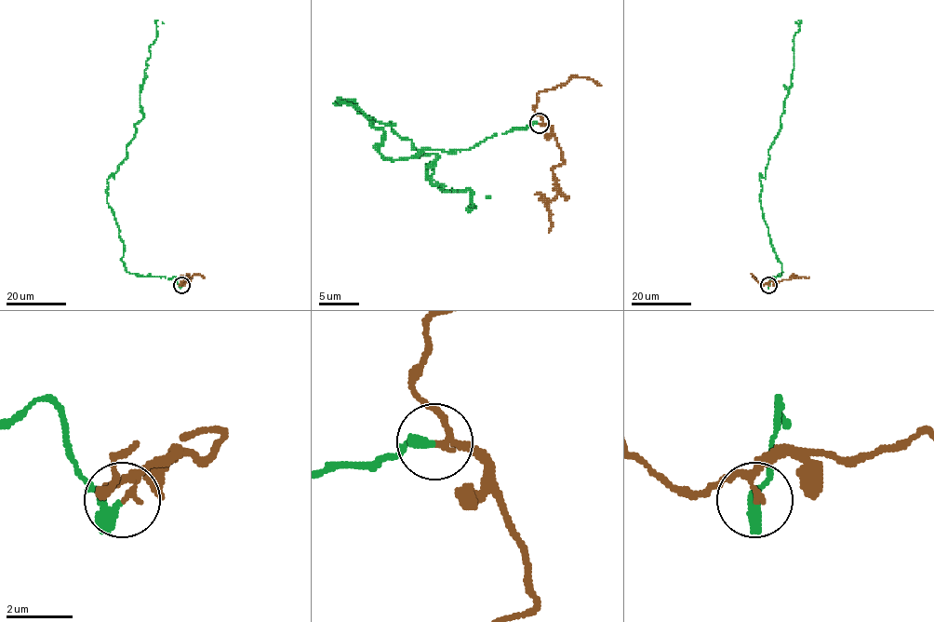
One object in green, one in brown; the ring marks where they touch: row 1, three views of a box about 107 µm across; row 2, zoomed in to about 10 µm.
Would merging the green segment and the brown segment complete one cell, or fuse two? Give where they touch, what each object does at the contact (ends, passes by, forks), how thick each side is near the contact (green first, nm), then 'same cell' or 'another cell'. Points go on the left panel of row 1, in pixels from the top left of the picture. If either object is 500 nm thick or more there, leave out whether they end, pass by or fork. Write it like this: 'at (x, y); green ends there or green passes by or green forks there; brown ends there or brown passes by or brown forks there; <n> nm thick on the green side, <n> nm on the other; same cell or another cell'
at (181, 285); green ends there; brown passes by; 360 nm thick on the green side, 130 nm on the other; another cell

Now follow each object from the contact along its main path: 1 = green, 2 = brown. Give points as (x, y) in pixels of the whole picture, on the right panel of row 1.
1: (768, 285), (782, 264), (763, 217), (760, 179), (792, 84), (795, 23)
2: (768, 285), (771, 281), (809, 277)

